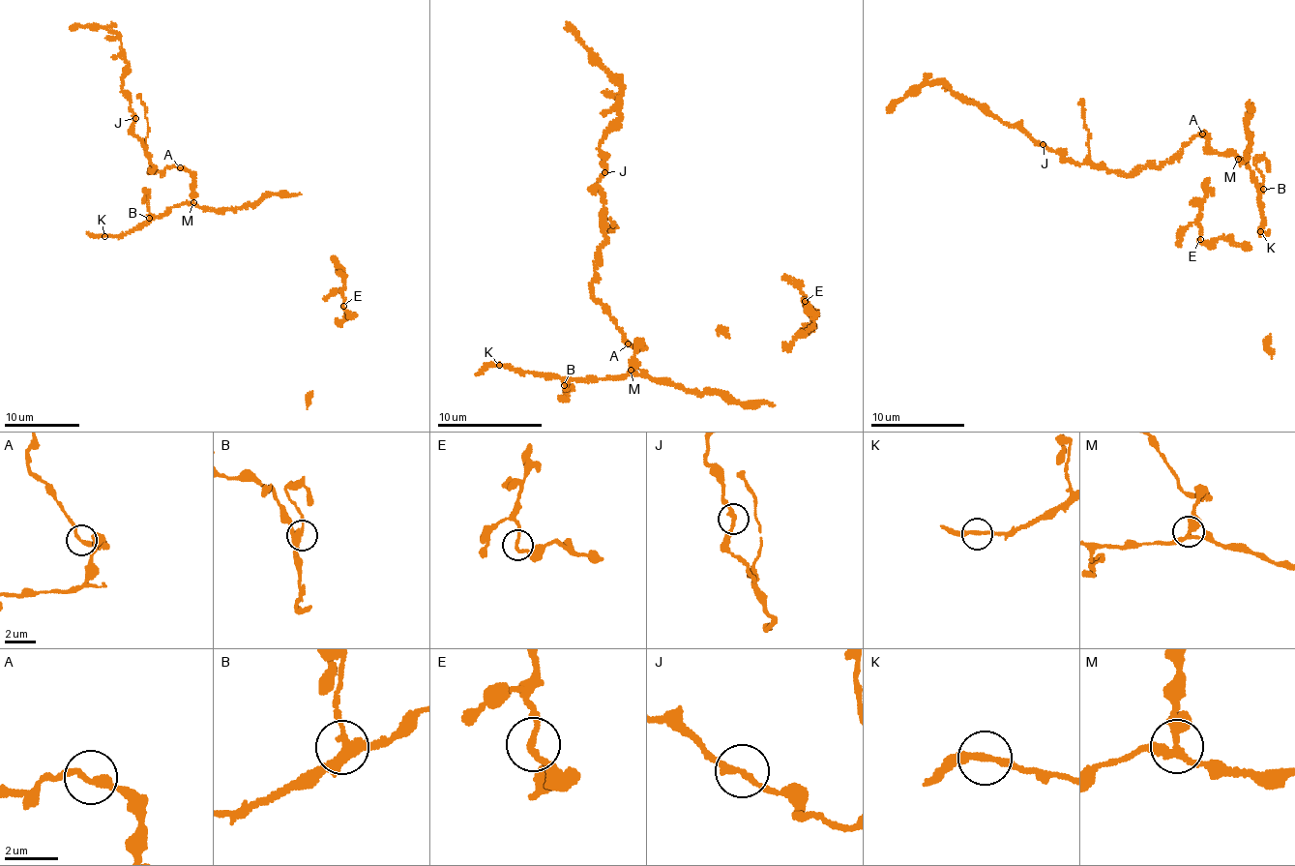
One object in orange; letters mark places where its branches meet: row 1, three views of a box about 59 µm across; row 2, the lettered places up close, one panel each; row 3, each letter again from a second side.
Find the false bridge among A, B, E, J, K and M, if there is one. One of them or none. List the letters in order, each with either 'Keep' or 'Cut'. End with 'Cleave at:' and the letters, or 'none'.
A: Keep
B: Keep
E: Keep
J: Keep
K: Keep
M: Keep
Cleave at: none

